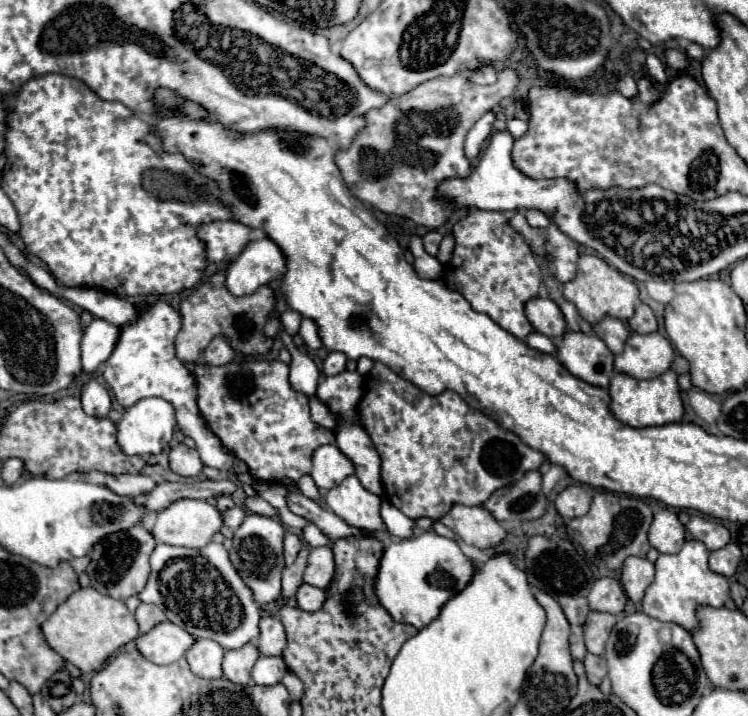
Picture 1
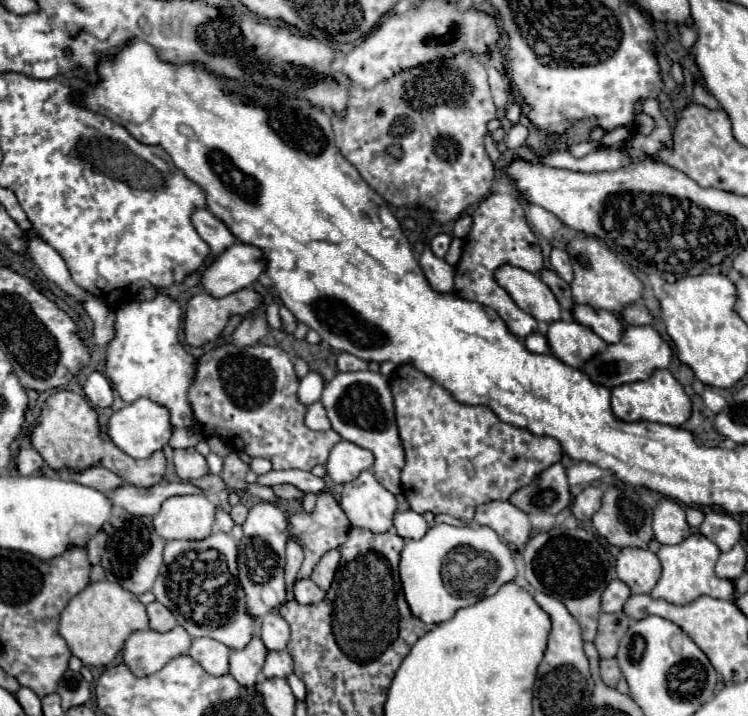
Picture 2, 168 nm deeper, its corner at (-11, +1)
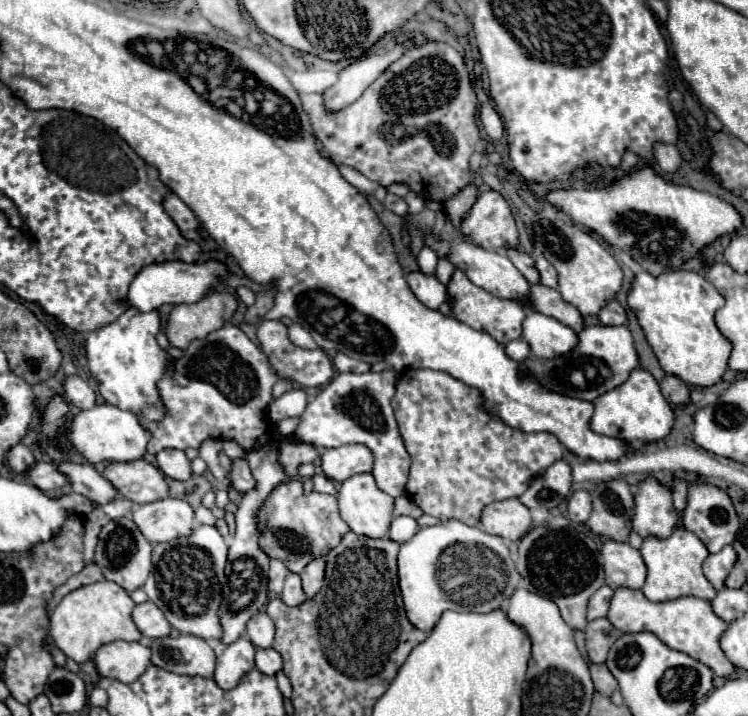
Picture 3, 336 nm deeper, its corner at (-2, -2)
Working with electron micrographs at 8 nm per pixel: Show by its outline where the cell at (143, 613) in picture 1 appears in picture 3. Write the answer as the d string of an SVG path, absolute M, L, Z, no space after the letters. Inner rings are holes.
M150 601L136 605L132 611L132 619L144 637L158 639L170 635L170 623L162 615L162 611L158 611L158 607L154 607L154 603Z

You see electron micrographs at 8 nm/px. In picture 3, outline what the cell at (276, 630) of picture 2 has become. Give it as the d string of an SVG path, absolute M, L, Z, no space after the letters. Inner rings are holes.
M258 611L258 615L252 615L250 623L248 623L248 629L246 629L254 647L260 647L260 649L272 647L274 631L276 631L274 621L264 611Z

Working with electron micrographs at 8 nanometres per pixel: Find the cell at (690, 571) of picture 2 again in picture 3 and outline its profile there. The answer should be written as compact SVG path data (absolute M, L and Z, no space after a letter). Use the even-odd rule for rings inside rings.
M680 527L680 529L674 529L674 533L668 539L646 537L640 553L642 553L644 563L648 567L646 585L642 587L642 593L646 595L646 599L650 599L650 601L672 601L672 599L680 599L686 595L706 599L706 601L714 599L716 589L712 587L712 583L702 573L702 563L708 557L708 549L692 531Z

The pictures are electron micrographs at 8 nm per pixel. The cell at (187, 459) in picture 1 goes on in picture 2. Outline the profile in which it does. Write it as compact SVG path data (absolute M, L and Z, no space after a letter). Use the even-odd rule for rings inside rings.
M185 448L185 450L175 450L173 452L173 464L177 470L177 476L185 482L195 480L205 476L207 470L207 462L205 458L195 450L195 448Z

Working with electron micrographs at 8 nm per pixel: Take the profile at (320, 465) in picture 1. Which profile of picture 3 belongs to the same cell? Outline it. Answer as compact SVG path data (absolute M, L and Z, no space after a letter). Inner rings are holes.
M342 445L322 451L322 471L332 481L346 481L352 475L368 473L372 467L372 453L366 445Z

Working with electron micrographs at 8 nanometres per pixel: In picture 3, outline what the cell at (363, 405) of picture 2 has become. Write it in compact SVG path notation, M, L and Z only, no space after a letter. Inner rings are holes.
M386 369L382 373L338 373L328 385L324 385L314 401L308 403L298 425L296 439L314 443L316 447L340 447L350 443L366 445L374 455L374 481L390 497L404 495L404 485L410 469L410 455L404 449L402 437L396 427L390 399L396 387L396 371Z

